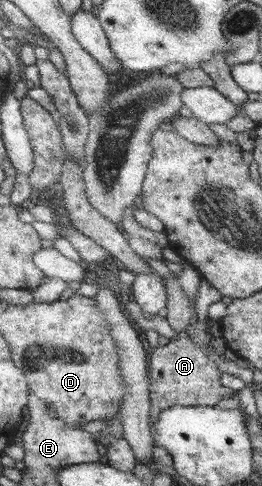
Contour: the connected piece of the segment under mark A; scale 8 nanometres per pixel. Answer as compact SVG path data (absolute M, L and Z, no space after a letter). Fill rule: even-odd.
M186 331L159 351L151 353L150 376L150 400L152 400L151 417L154 423L158 421L160 413L174 405L184 406L214 406L222 399L232 397L236 391L222 384L222 371L216 361L204 354L191 341Z

